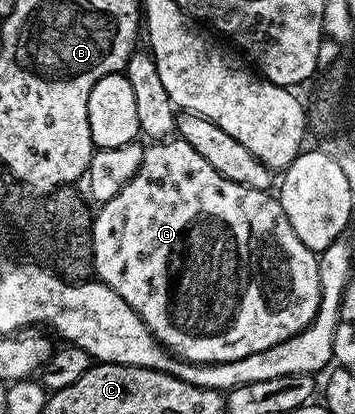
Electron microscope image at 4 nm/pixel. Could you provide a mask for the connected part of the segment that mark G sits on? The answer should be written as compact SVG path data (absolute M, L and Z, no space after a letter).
M167 138L145 145L140 170L118 191L111 200L105 201L102 208L93 213L94 217L94 271L93 275L101 280L128 306L140 314L140 318L148 326L150 333L156 337L163 348L175 357L192 364L220 364L236 362L240 358L248 358L260 350L268 350L268 346L276 346L276 342L284 342L297 332L303 332L318 312L320 302L320 278L318 277L318 256L296 238L296 230L288 222L277 195L269 191L261 192L248 186L240 186L240 182L232 182L221 176L188 142L181 138Z

